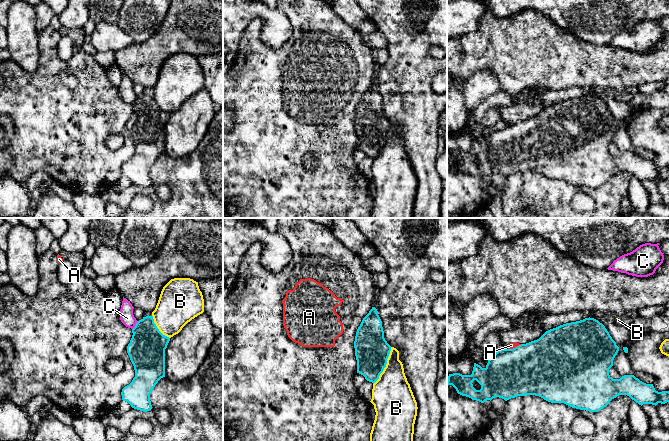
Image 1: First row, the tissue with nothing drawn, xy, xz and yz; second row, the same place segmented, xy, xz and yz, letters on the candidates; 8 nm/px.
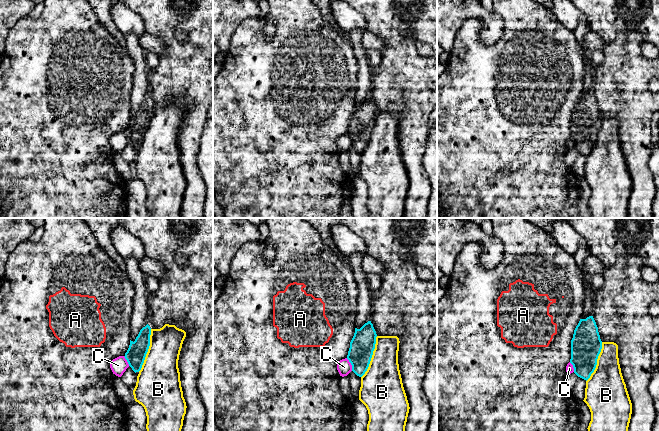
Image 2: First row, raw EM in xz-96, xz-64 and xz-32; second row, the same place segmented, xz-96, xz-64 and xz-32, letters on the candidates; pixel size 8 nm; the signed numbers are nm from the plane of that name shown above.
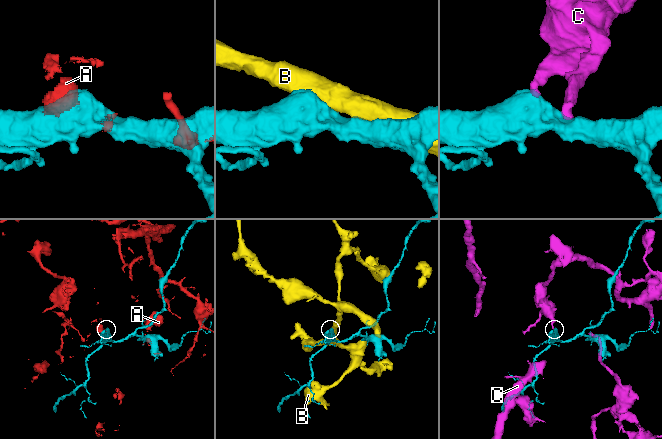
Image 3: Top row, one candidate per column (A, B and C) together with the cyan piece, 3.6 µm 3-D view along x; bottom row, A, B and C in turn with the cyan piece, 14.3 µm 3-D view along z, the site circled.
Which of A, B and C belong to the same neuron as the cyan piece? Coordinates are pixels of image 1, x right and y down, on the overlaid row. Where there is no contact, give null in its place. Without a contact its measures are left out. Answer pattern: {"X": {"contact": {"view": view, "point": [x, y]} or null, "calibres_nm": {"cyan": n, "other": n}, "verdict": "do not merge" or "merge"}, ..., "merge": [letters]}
{"A": {"contact": {"view": "yz", "point": [515, 347]}, "calibres_nm": {"cyan": 440, "other": 50}, "verdict": "do not merge"}, "B": {"contact": {"view": "xz", "point": [385, 366]}, "calibres_nm": {"cyan": 280, "other": 320}, "verdict": "do not merge"}, "C": {"contact": {"view": "xy", "point": [135, 325]}, "calibres_nm": {"cyan": 300, "other": 110}, "verdict": "do not merge"}, "merge": []}

